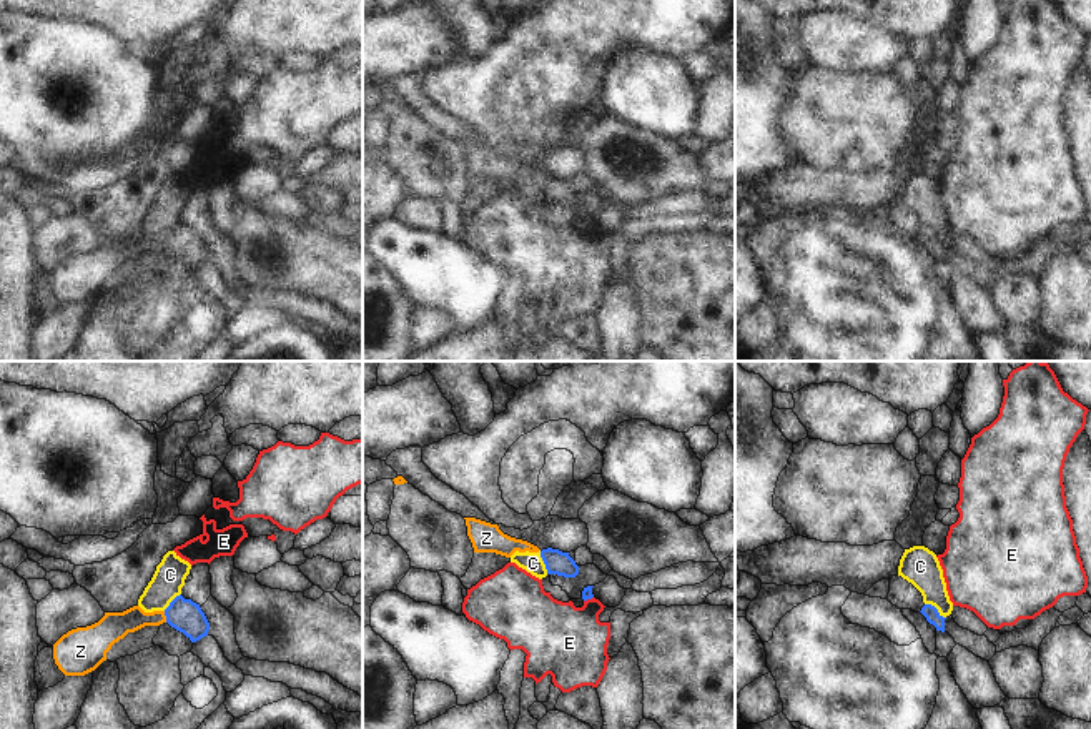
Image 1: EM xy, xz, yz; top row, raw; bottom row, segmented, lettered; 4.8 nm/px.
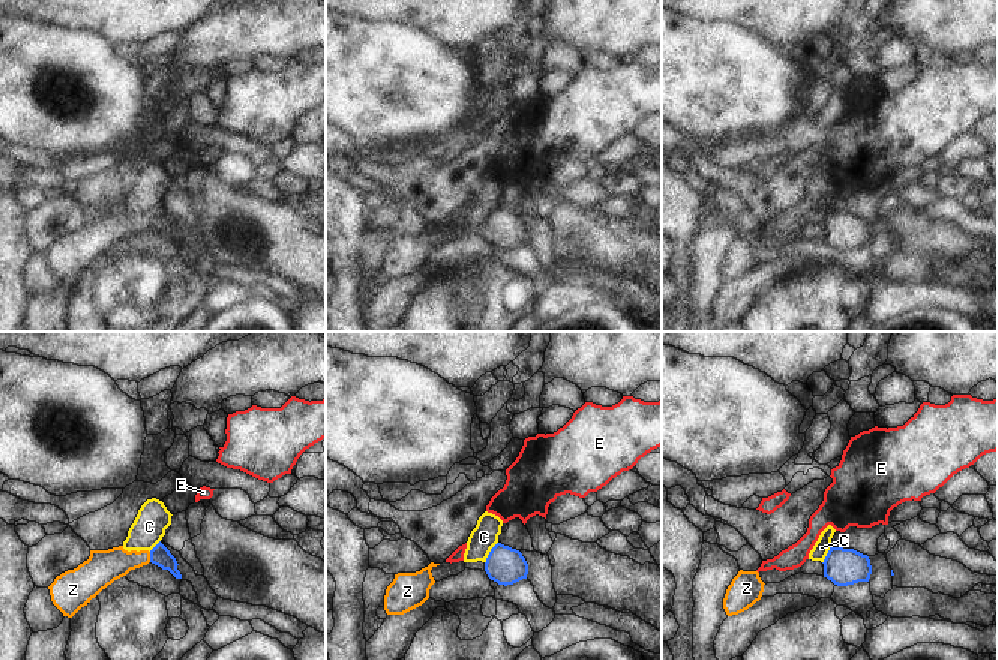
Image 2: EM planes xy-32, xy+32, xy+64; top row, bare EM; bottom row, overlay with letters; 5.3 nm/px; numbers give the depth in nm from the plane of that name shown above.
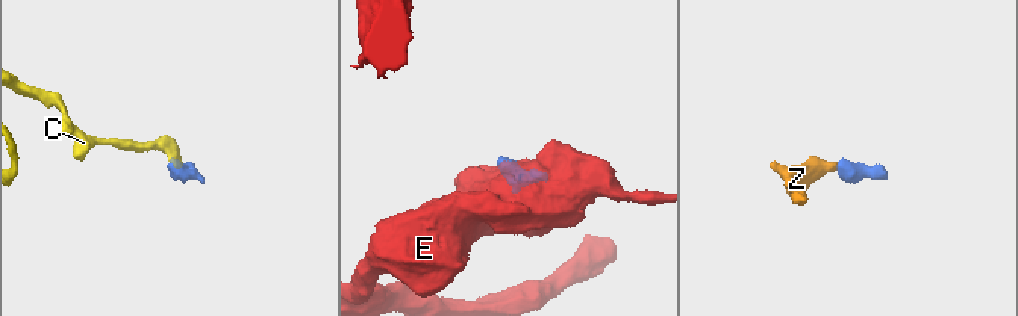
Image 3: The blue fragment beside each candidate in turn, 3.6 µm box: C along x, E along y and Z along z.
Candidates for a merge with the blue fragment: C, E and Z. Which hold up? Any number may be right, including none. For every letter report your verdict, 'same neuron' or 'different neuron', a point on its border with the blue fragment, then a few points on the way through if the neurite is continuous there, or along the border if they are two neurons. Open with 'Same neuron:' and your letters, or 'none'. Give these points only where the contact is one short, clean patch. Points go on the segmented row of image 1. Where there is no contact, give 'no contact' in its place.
Same neuron: Z
C: different neuron; contact yz (935, 608); border yz (925, 603), (930, 603), (945, 618)
E: different neuron; contact xz (587, 598); border xz (592, 596), (584, 601)
Z: same neuron; contact xy (165, 614); way xy (183, 614), (165, 614), (133, 618), (115, 626)

